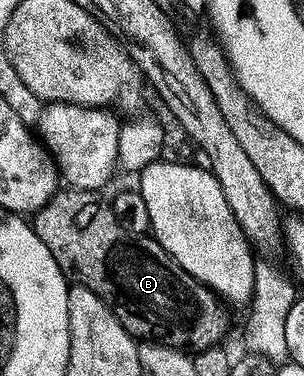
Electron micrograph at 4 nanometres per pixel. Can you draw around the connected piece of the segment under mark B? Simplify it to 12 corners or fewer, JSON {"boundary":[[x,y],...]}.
{"boundary":[[66,187],[33,233],[141,342],[222,343],[226,305],[100,191]]}

